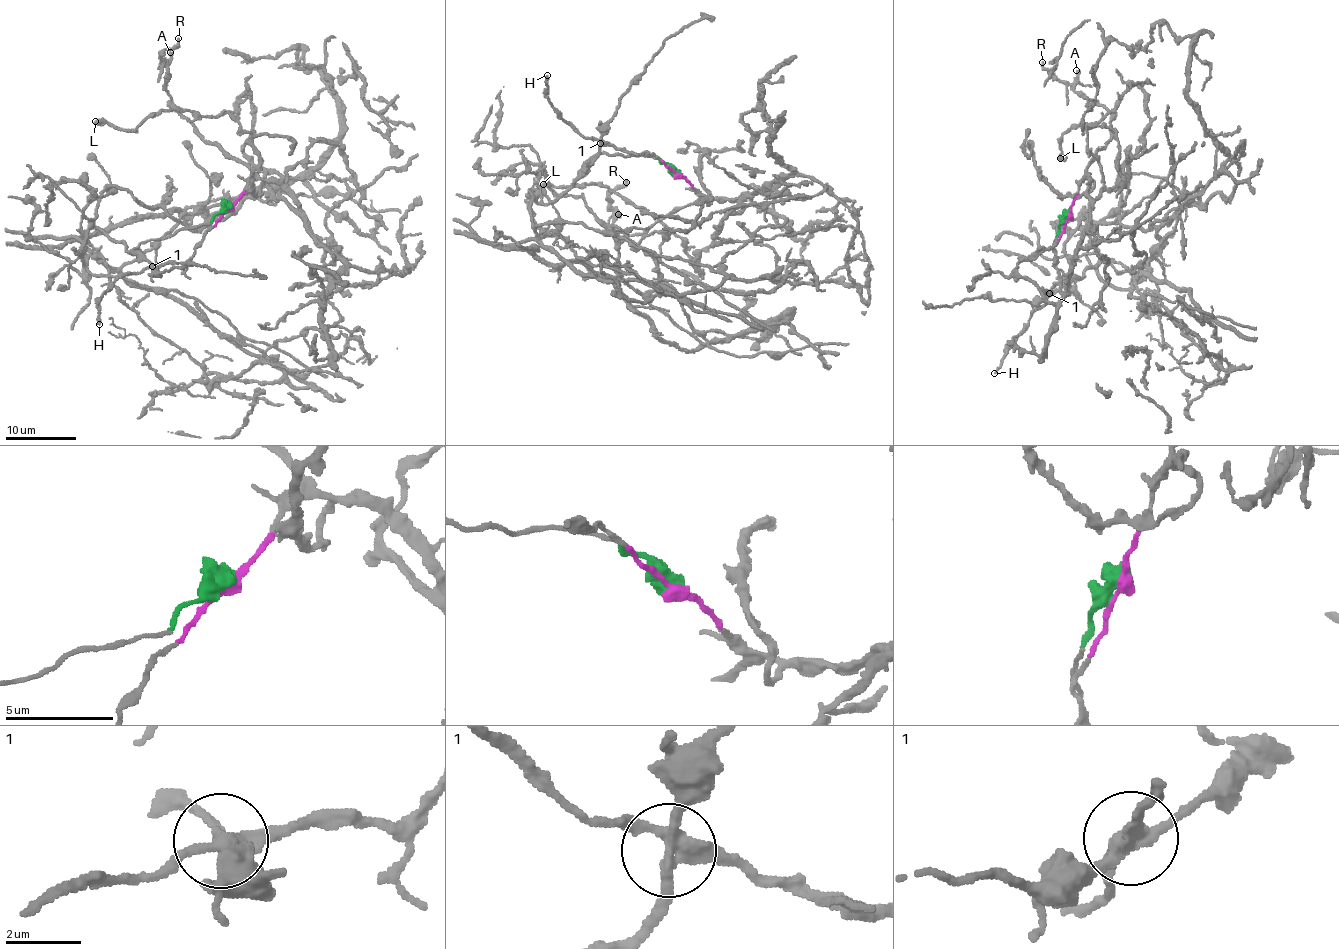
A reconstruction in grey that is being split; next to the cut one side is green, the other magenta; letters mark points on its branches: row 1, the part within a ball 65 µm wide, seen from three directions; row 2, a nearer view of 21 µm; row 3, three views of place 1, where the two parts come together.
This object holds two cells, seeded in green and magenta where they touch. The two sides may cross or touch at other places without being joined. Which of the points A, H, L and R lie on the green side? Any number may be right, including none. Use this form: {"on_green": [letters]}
{"on_green": []}

